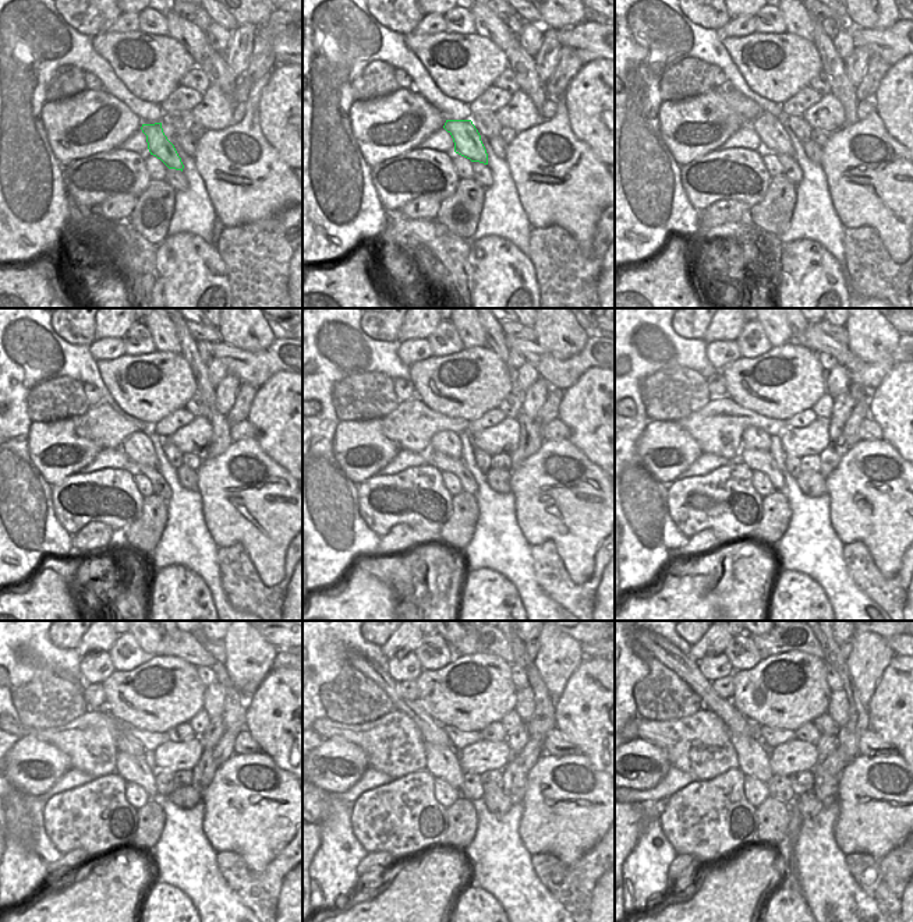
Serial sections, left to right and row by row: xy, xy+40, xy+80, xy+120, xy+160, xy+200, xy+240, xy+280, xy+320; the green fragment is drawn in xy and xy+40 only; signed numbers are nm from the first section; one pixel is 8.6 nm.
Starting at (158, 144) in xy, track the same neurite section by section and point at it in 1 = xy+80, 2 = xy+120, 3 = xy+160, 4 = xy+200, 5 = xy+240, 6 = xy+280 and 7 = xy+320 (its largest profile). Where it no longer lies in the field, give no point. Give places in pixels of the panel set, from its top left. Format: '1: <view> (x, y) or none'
1: xy+80 (772, 131)
2: xy+120 (138, 447)
3: xy+160 (448, 442)
4: xy+200 (753, 437)
5: xy+240 (126, 742)
6: xy+280 (431, 731)
7: xy+320 (668, 654)

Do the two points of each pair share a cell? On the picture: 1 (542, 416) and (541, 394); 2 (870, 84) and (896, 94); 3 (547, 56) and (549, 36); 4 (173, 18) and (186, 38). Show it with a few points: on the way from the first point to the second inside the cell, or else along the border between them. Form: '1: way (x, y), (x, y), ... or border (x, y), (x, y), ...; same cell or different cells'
1: border (551, 388), (547, 401), (534, 419); different cells
2: border (890, 66), (871, 99); different cells
3: way (549, 52), (549, 41); same cell
4: way (176, 23), (186, 34); same cell

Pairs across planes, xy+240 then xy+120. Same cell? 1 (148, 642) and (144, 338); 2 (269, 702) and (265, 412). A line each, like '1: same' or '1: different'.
1: different
2: same

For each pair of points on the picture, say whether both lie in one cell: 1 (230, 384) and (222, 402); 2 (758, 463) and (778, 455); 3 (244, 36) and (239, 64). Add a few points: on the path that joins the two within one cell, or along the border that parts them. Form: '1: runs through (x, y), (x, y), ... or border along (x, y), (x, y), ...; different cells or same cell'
1: runs through (227, 388), (225, 398); same cell
2: border along (768, 451), (782, 474), (785, 487); different cells
3: runs through (241, 43), (239, 57); same cell

